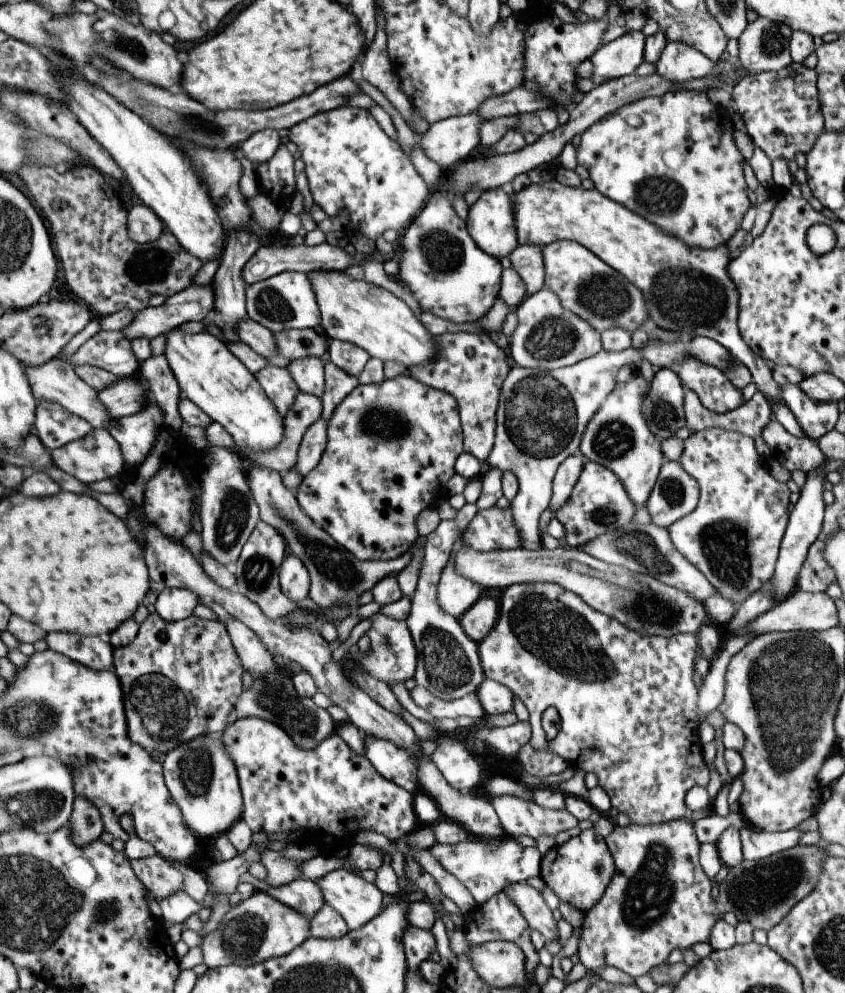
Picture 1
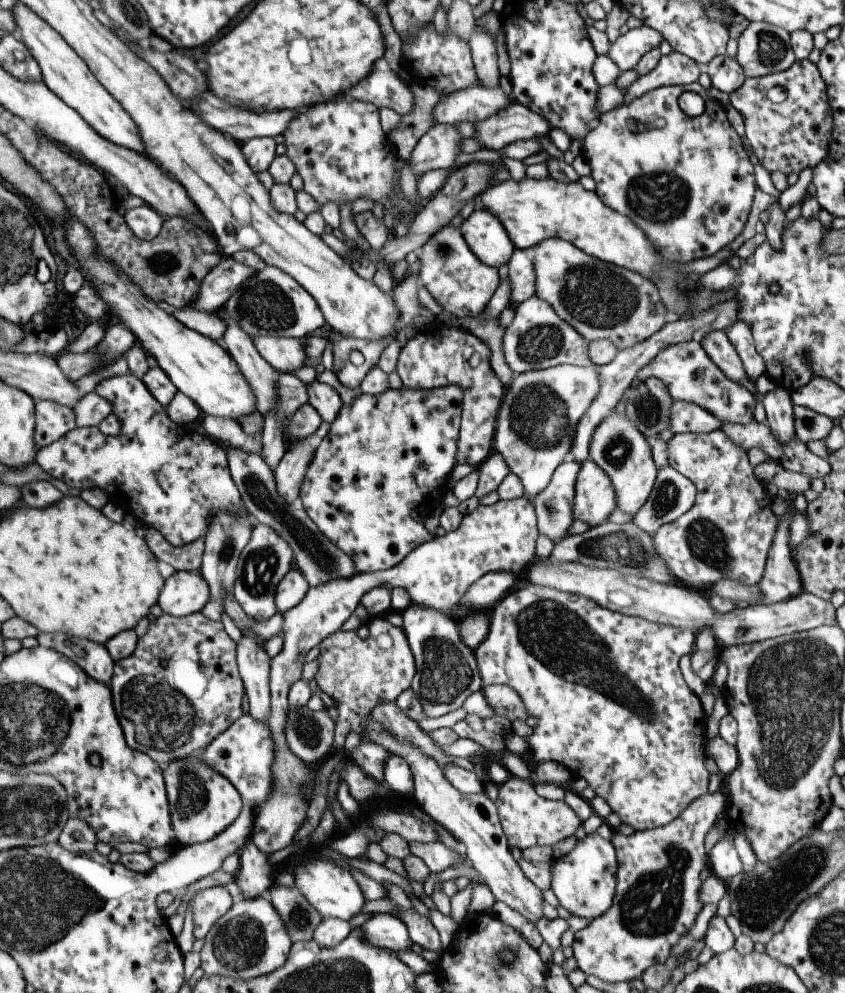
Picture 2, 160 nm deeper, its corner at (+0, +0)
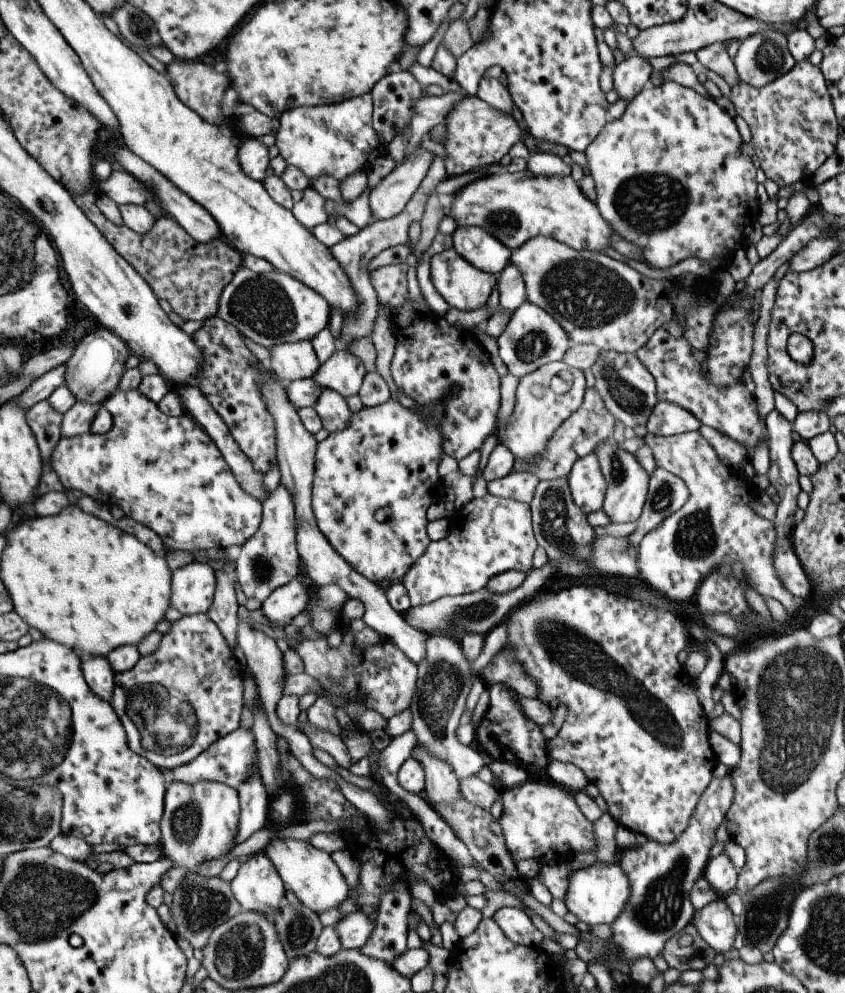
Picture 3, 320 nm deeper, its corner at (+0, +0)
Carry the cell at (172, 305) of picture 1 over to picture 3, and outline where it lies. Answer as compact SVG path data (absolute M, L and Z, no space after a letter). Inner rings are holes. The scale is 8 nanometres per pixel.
M102 326L91 334L87 334L75 346L73 354L66 362L66 372L64 384L67 390L73 394L76 402L86 404L100 404L117 389L119 380L123 375L123 365L131 353L125 342L115 336L107 328Z

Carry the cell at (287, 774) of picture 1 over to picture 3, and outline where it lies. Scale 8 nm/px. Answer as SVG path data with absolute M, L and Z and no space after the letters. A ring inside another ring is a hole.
M240 726L230 734L219 738L213 742L206 750L203 750L192 762L173 768L167 772L169 778L176 782L185 782L193 784L200 781L214 781L229 786L237 790L253 772L259 772L257 766L257 750L255 749L255 740L251 730L245 730Z

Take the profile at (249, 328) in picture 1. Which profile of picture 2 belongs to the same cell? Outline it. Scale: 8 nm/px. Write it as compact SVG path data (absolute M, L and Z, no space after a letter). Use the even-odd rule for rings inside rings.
M257 336L252 339L252 346L267 364L277 373L290 373L303 367L305 340L288 337L272 338L271 336Z

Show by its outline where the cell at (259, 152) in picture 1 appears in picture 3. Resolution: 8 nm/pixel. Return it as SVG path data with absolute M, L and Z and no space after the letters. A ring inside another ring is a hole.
M244 138L237 149L237 159L241 170L255 182L262 182L269 166L267 147L255 138Z

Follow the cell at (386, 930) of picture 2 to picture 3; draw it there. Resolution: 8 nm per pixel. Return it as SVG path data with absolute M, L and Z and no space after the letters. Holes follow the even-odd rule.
M355 911L345 914L334 926L339 934L341 950L357 950L370 938L375 928L375 920Z

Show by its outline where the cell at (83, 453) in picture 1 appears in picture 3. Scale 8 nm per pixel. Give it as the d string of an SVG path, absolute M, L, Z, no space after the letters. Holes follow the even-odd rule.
M117 388L111 392L103 402L100 403L112 418L112 426L108 432L104 434L93 434L86 432L83 435L60 437L52 457L49 458L49 464L44 465L46 473L57 476L57 480L63 489L78 490L84 496L97 500L100 504L105 504L109 507L115 506L121 508L126 518L139 522L145 526L149 531L152 531L163 544L165 551L187 551L188 553L194 551L207 551L208 549L217 550L236 550L240 548L259 528L262 518L262 506L259 501L253 500L249 494L245 494L233 478L223 456L211 441L211 438L186 414L179 416L179 418L165 416L159 411L156 404L145 398L139 390L119 390Z

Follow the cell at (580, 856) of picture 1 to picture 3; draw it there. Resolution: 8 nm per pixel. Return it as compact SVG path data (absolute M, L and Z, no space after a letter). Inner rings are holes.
M614 860L611 863L596 861L567 876L567 890L565 890L562 902L569 913L587 925L609 925L613 924L615 918L621 914L627 898L629 898L629 882L617 861Z

